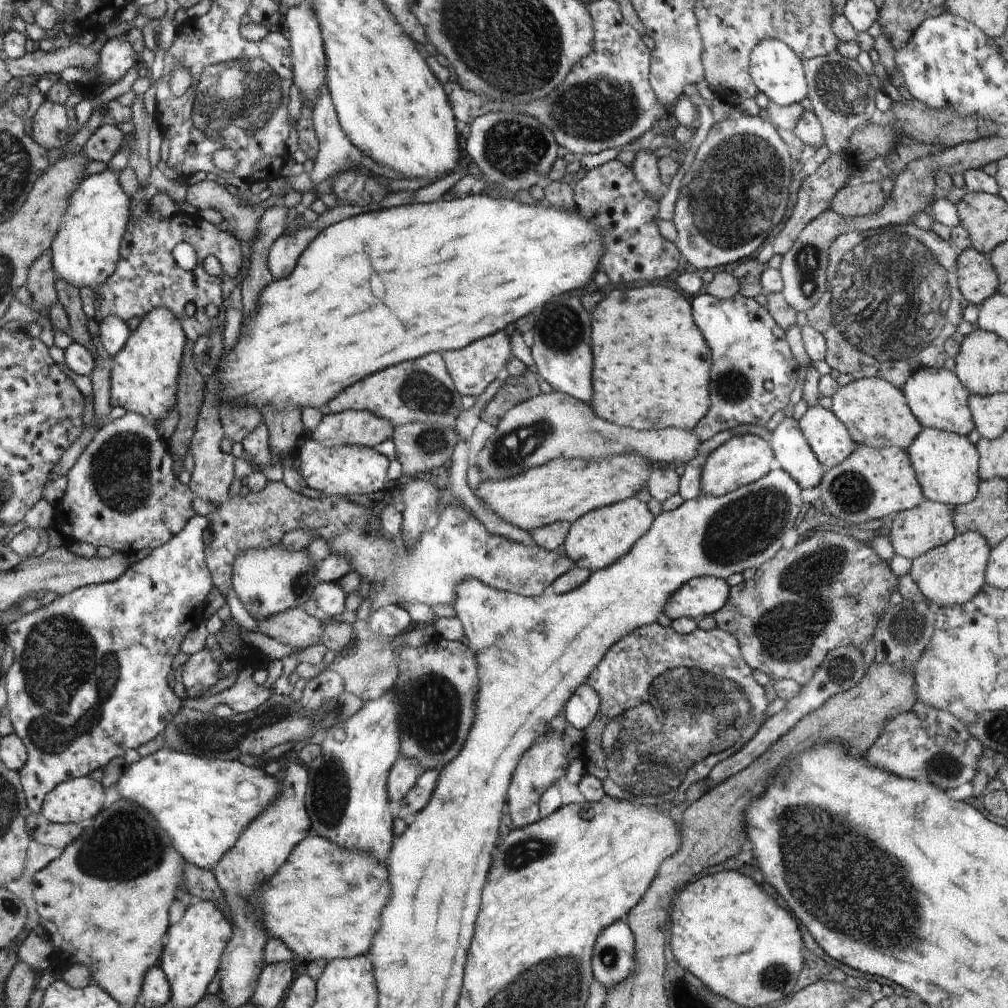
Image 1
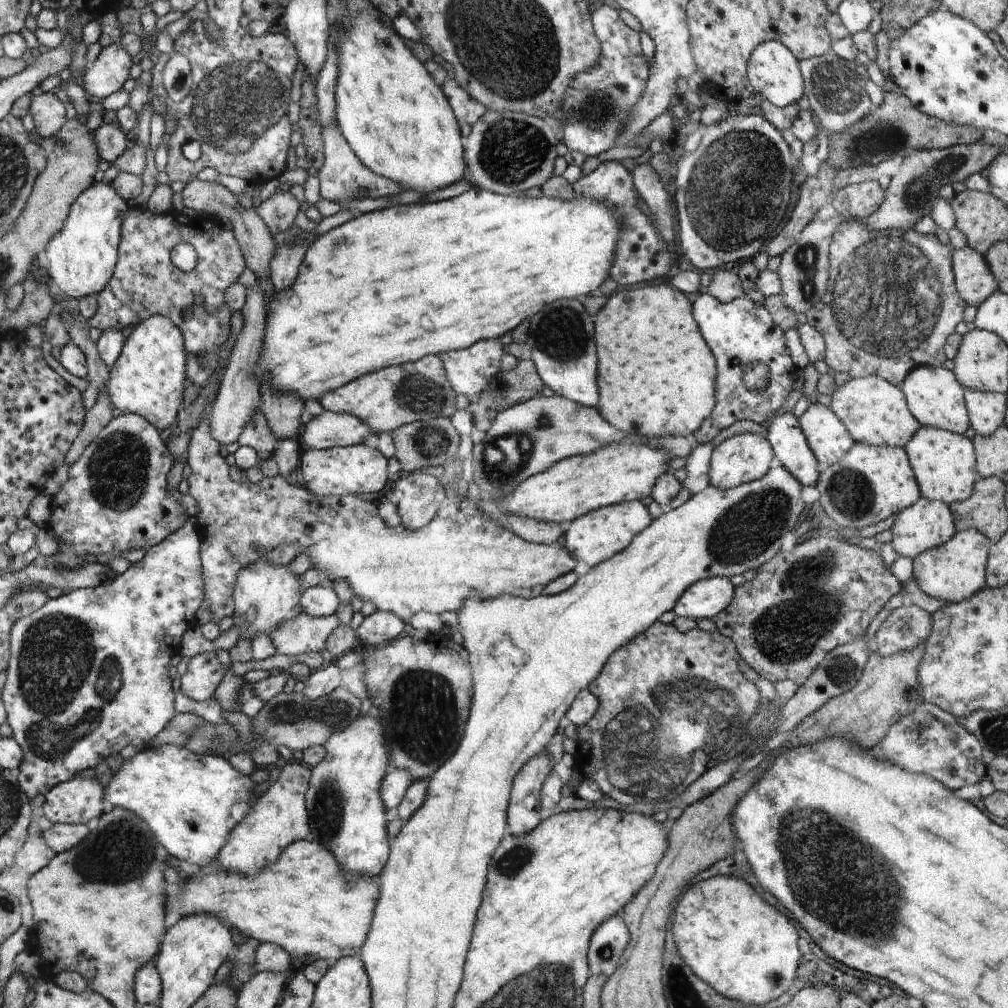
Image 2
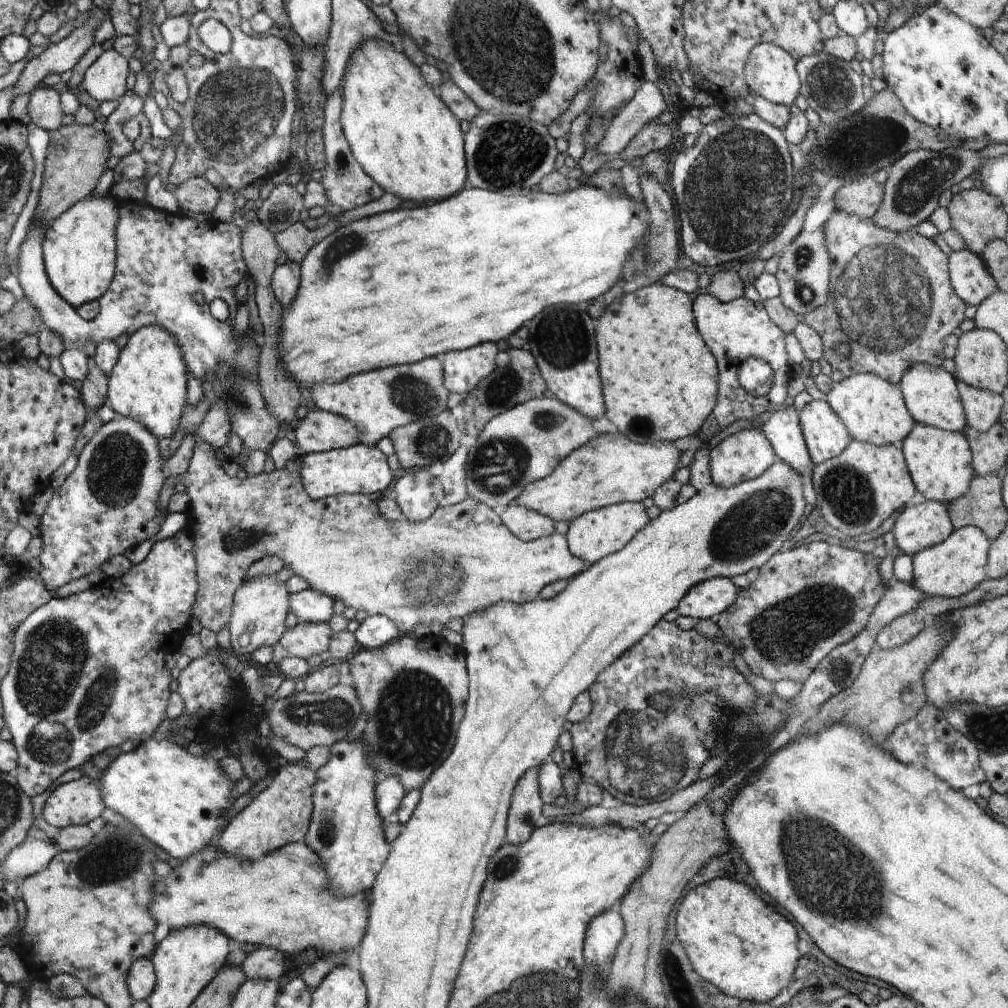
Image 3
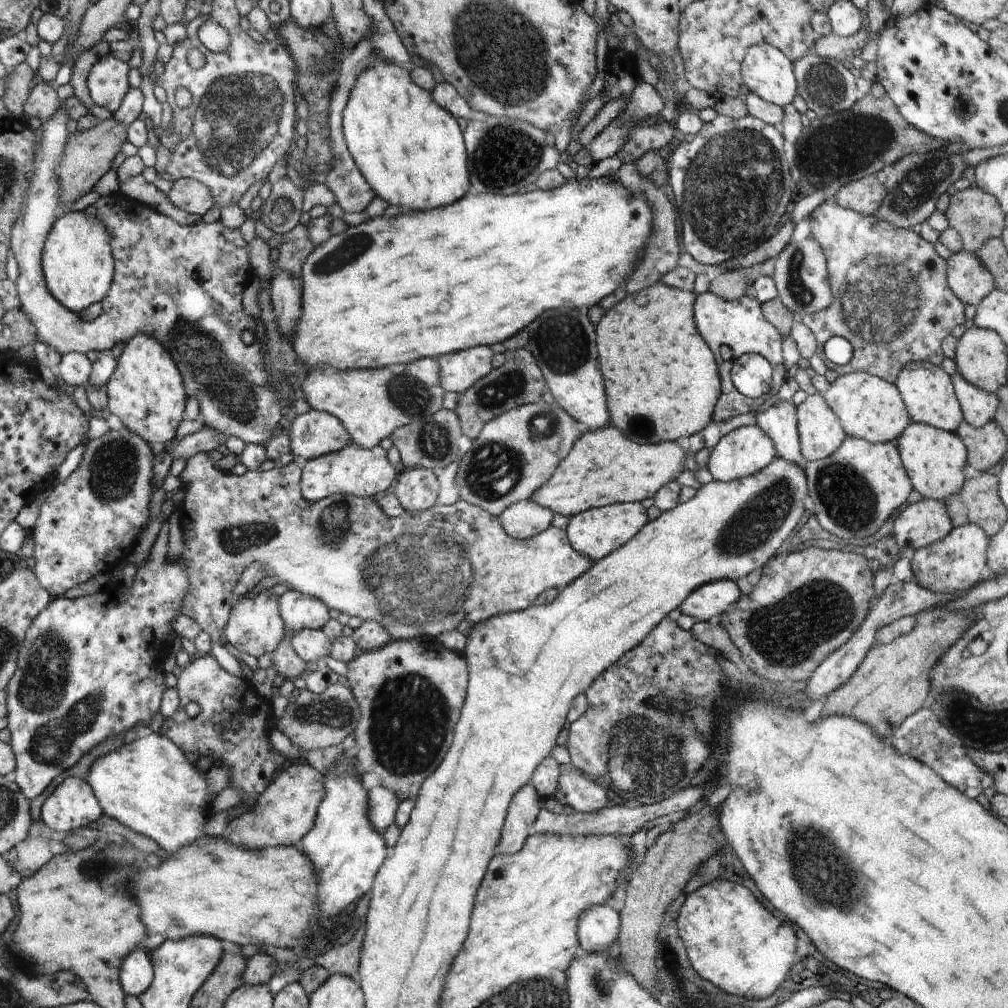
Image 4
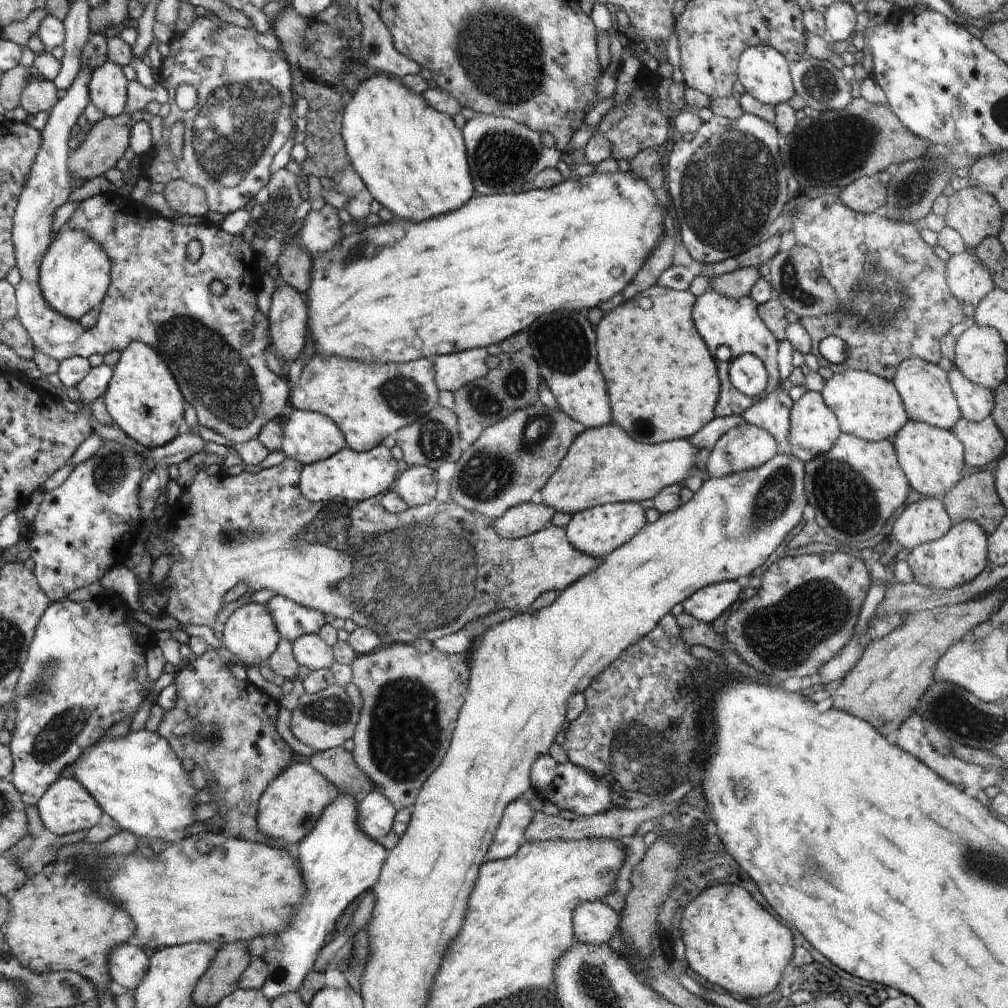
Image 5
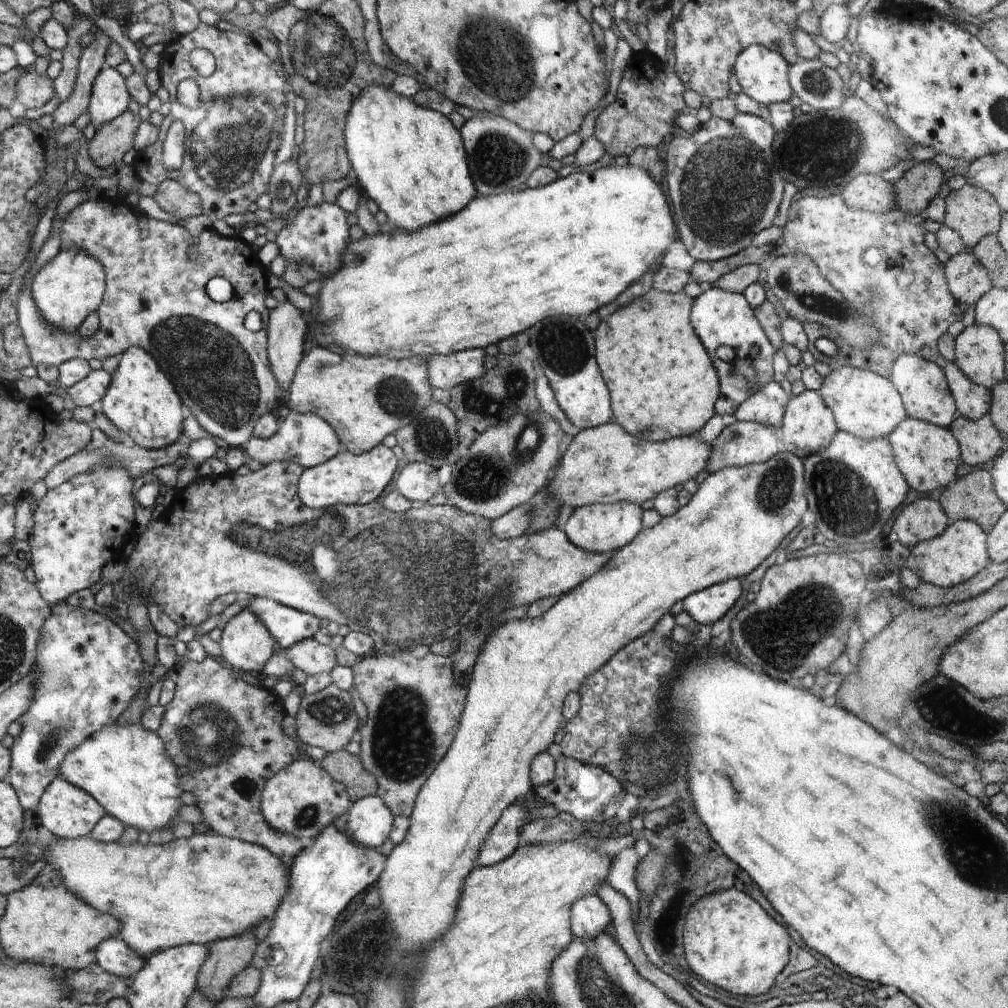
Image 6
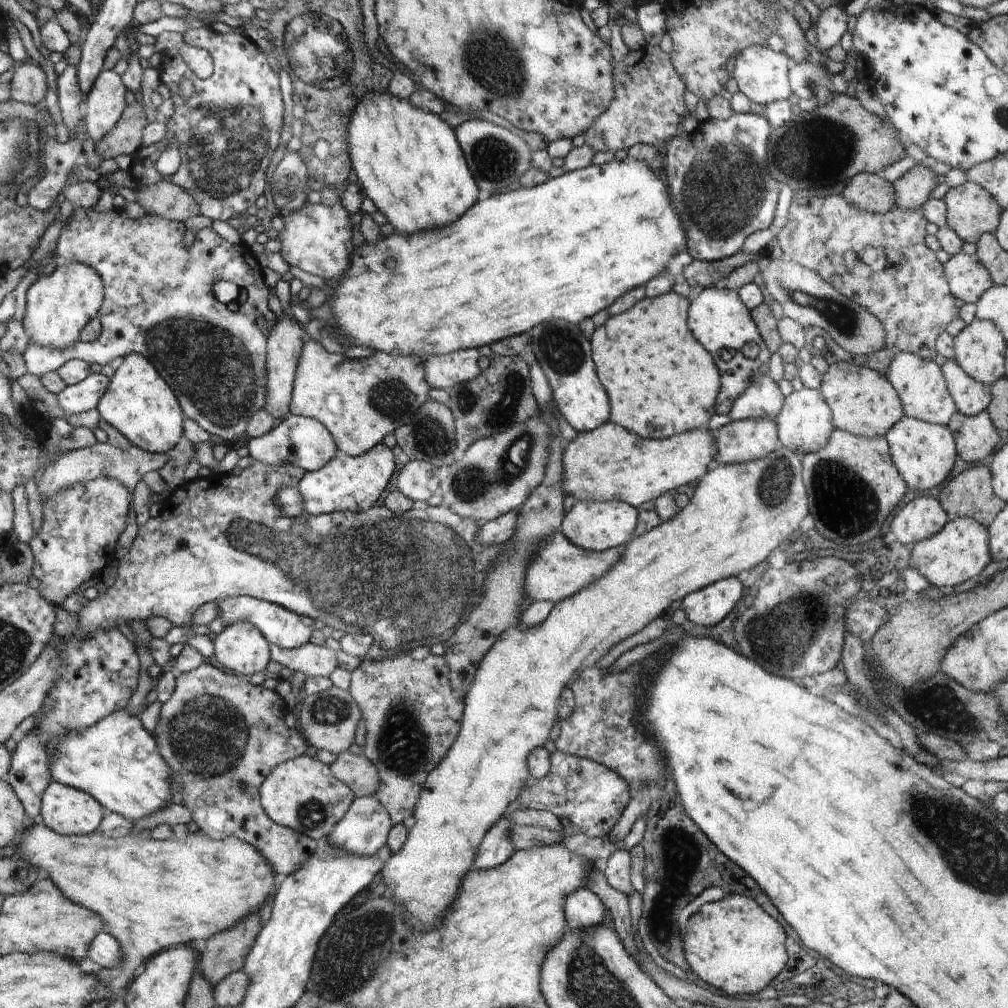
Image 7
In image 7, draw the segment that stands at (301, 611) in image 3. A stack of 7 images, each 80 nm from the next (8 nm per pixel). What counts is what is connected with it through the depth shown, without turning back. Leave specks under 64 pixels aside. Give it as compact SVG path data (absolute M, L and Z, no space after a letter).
M240 595L222 599L218 606L219 616L223 617L226 626L236 624L238 621L251 622L251 625L263 631L268 642L272 642L272 644L276 644L280 648L296 648L306 645L310 640L310 634L314 632L313 618L299 615L295 611L278 606L276 603L268 602L265 599Z

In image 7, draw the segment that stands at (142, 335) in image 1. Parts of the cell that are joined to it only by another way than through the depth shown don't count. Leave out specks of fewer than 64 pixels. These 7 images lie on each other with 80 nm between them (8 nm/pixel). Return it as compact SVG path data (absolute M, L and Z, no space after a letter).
M140 353L127 354L116 367L104 396L98 401L100 418L110 423L139 449L154 454L168 453L182 436L182 407L175 391Z

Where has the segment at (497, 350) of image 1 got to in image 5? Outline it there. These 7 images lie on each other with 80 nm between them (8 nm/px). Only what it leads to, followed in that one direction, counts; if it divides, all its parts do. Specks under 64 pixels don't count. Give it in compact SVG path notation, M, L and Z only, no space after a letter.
M482 347L433 357L435 381L439 383L440 390L456 392L464 385L486 377L490 372L486 366L488 355L486 347Z

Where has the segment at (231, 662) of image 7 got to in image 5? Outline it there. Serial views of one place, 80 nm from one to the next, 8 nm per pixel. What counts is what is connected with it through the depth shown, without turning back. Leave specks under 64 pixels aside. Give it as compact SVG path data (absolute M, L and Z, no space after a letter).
M247 603L236 609L230 615L230 618L226 620L222 638L226 644L226 648L234 656L238 656L245 666L248 667L252 664L260 666L264 661L267 661L274 650L276 650L276 646L278 646L282 635L279 633L275 619L272 618L266 604Z

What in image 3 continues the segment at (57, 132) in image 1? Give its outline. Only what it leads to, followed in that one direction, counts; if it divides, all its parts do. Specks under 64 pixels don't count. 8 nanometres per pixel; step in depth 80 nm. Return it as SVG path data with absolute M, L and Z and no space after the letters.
M39 86L30 94L27 112L31 122L45 131L56 131L62 124L60 94L54 88Z

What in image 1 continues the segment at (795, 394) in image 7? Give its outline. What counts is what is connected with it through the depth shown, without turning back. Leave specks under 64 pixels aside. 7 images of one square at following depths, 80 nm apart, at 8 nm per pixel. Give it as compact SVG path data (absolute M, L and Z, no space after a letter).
M820 404L807 408L799 420L799 427L826 471L846 460L857 447L840 419Z

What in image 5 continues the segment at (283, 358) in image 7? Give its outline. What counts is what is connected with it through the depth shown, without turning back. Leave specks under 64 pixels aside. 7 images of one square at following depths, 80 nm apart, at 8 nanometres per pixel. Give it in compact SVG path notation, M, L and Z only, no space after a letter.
M292 285L276 287L267 317L271 322L274 353L280 362L283 358L298 358L306 342L306 320L309 320L302 293Z

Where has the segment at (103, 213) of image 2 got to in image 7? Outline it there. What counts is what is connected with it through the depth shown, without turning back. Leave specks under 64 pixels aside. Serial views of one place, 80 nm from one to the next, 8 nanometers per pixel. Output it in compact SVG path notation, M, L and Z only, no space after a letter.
M59 260L54 270L49 274L40 276L27 290L27 303L24 318L21 321L29 342L40 346L53 346L61 349L68 348L80 340L82 330L92 321L92 318L101 316L103 302L103 279L97 270L81 262Z

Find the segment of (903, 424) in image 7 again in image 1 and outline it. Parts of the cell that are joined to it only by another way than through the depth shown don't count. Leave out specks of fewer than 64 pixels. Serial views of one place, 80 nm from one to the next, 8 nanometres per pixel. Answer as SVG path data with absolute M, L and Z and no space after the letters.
M922 427L906 449L924 497L928 500L960 506L974 500L979 489L979 454L968 437L945 430Z

